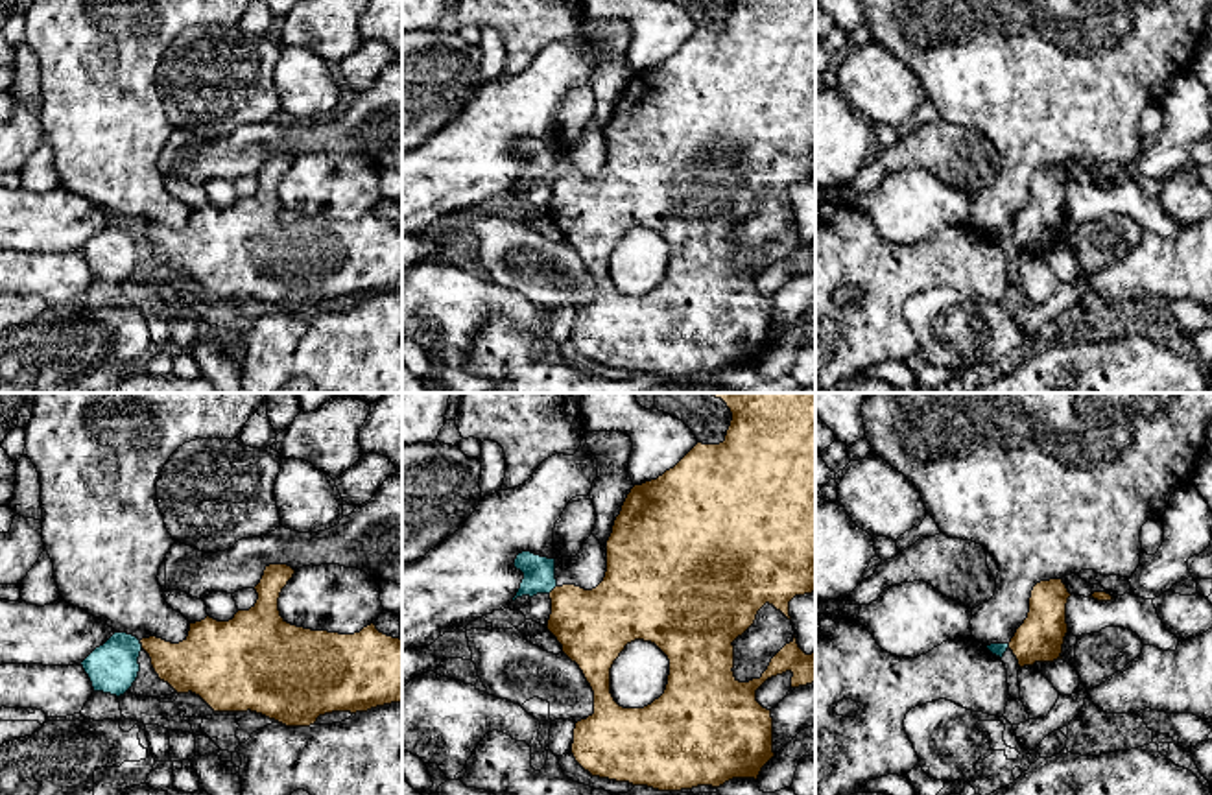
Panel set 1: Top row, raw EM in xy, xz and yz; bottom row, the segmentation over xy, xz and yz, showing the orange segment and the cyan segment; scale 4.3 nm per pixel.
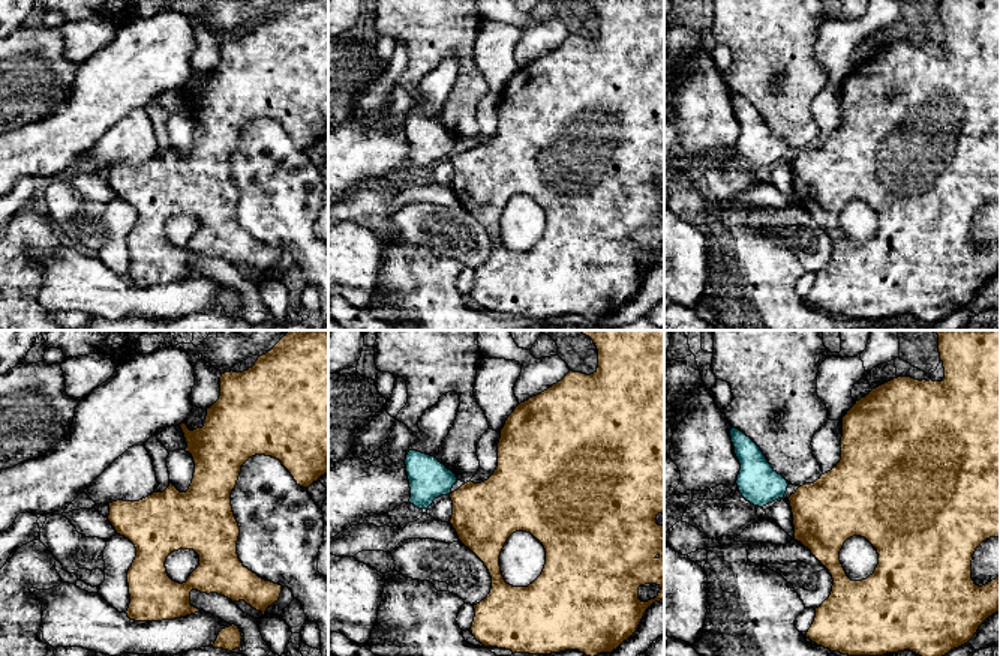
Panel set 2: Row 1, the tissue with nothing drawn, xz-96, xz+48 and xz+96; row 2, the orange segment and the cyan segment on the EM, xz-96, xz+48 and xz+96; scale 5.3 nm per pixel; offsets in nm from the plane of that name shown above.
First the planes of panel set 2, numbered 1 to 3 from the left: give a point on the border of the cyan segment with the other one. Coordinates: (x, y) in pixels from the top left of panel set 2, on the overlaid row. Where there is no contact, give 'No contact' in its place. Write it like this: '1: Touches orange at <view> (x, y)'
1: No contact
2: No contact
3: No contact

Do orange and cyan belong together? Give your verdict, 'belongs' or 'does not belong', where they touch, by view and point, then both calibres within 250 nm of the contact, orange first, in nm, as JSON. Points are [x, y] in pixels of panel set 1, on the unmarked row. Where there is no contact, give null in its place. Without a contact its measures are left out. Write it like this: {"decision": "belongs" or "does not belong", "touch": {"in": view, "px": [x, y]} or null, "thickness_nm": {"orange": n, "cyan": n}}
{"decision": "does not belong", "touch": {"in": "xy", "px": [141, 229]}, "thickness_nm": {"orange": 220, "cyan": 220}}

